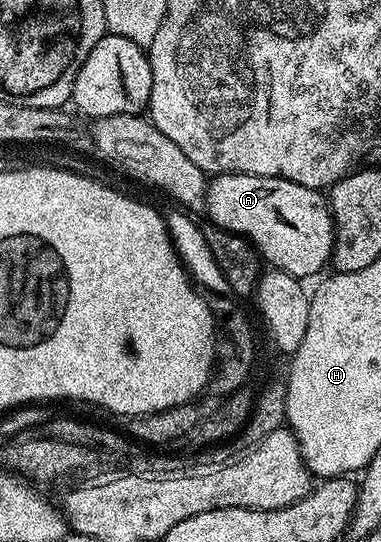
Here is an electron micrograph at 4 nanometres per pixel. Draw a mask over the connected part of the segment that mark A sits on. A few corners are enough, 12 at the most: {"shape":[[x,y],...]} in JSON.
{"shape":[[223,172],[208,181],[212,223],[250,240],[276,271],[330,263],[324,191]]}

